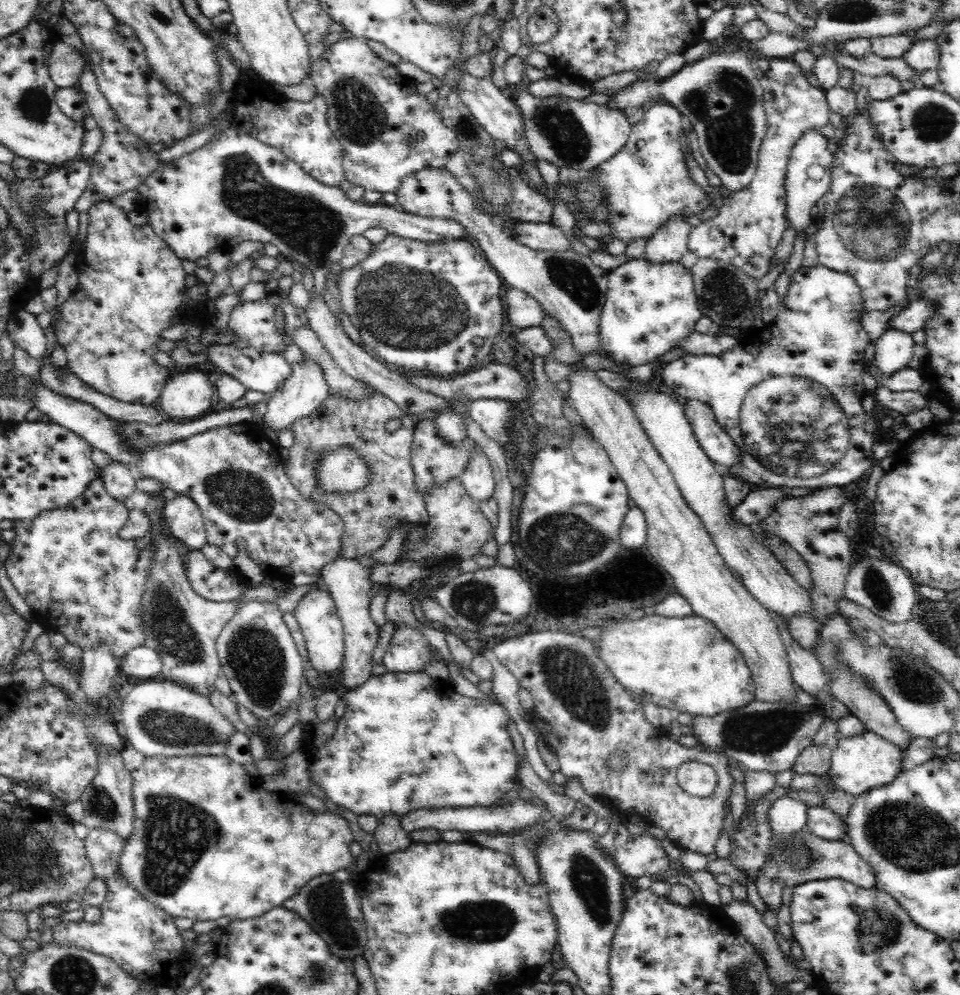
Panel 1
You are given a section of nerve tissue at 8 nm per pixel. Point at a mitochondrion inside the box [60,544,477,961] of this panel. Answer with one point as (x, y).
(178, 833)

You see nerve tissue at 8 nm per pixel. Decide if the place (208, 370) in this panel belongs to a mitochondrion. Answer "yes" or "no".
no

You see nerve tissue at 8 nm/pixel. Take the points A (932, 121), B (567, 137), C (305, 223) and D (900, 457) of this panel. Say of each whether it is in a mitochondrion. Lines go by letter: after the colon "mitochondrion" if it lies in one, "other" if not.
A: mitochondrion
B: mitochondrion
C: mitochondrion
D: other

